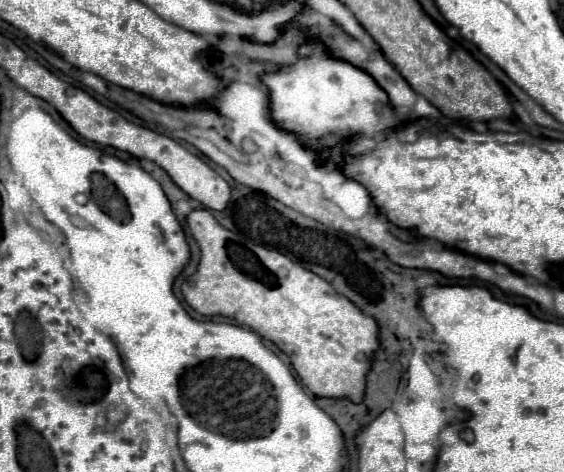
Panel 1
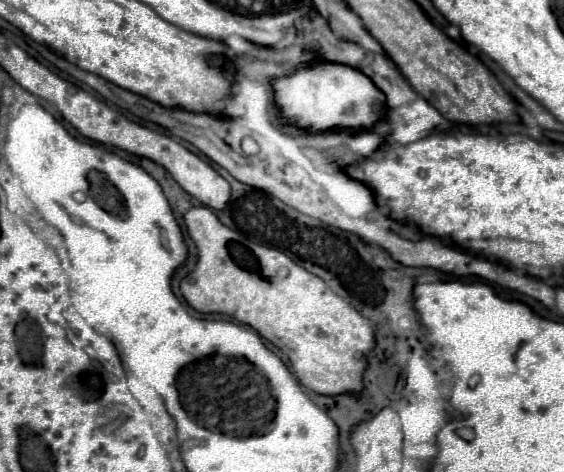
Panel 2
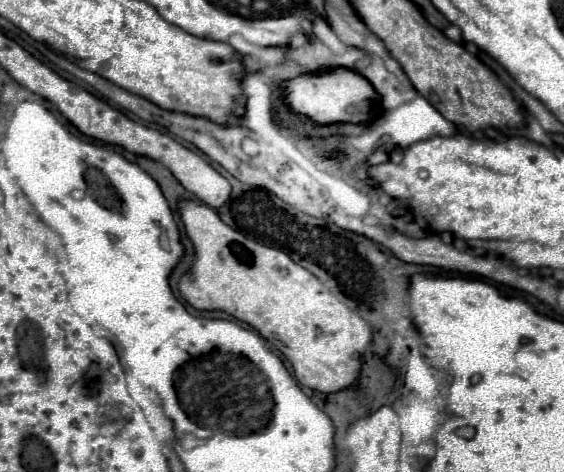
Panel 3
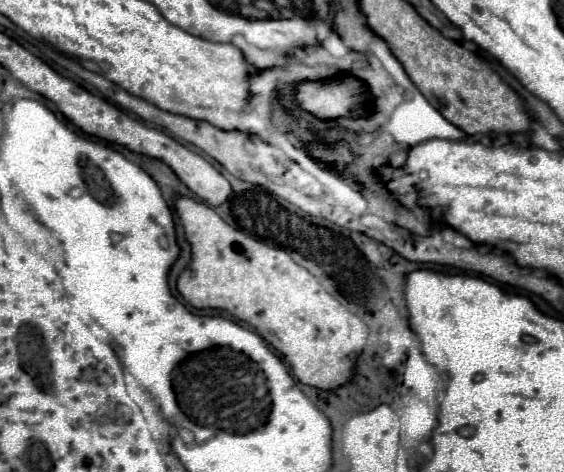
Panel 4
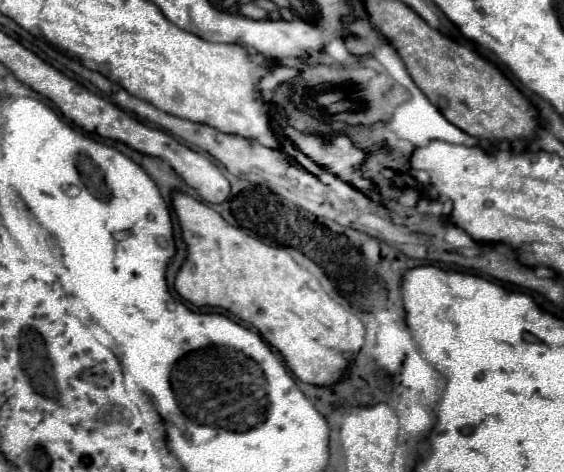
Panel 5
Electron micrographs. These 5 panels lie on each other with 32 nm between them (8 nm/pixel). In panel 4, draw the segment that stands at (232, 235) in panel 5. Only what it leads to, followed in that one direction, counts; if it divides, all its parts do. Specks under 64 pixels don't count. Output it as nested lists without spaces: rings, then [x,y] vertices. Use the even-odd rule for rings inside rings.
[[[180,196],[180,198],[176,200],[176,212],[178,212],[180,222],[182,222],[182,226],[184,226],[184,234],[186,234],[188,242],[192,244],[192,264],[190,264],[190,268],[184,270],[184,272],[180,274],[180,278],[178,278],[178,292],[182,294],[182,298],[184,298],[186,302],[190,302],[194,308],[226,310],[226,312],[232,314],[234,318],[238,318],[238,320],[242,320],[242,322],[248,322],[251,327],[253,326],[254,330],[258,330],[258,334],[260,334],[266,342],[269,342],[286,358],[286,362],[293,376],[300,380],[302,384],[306,384],[306,386],[312,386],[312,388],[318,388],[318,390],[336,390],[336,388],[340,388],[340,386],[344,386],[344,384],[348,384],[348,382],[352,380],[354,370],[356,370],[356,358],[362,354],[364,344],[366,344],[366,338],[368,338],[368,326],[364,324],[364,320],[360,320],[356,314],[348,312],[336,298],[332,298],[332,296],[324,290],[324,286],[322,286],[306,268],[298,266],[298,264],[290,258],[288,252],[284,252],[284,250],[280,250],[280,248],[270,248],[270,246],[266,246],[266,244],[262,244],[262,242],[258,242],[258,240],[246,236],[244,232],[240,232],[240,228],[228,226],[210,206],[202,204],[202,202],[196,202],[196,200],[192,200],[192,198]]]

